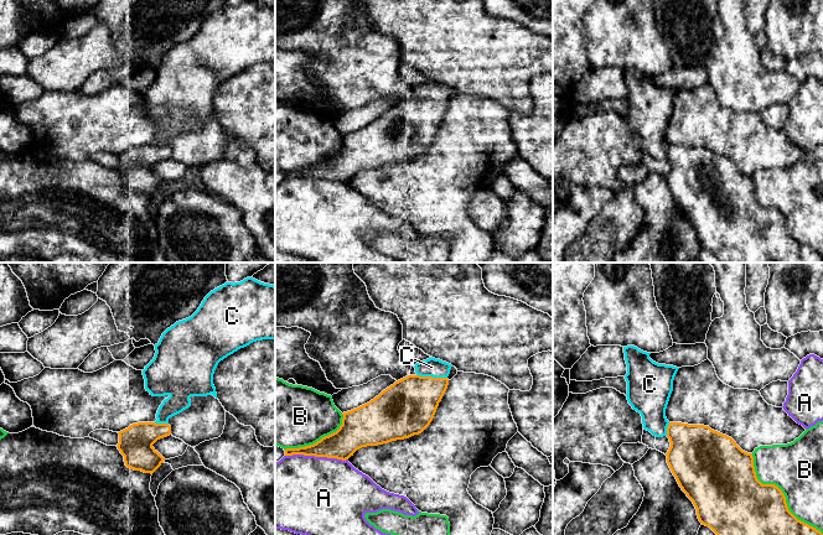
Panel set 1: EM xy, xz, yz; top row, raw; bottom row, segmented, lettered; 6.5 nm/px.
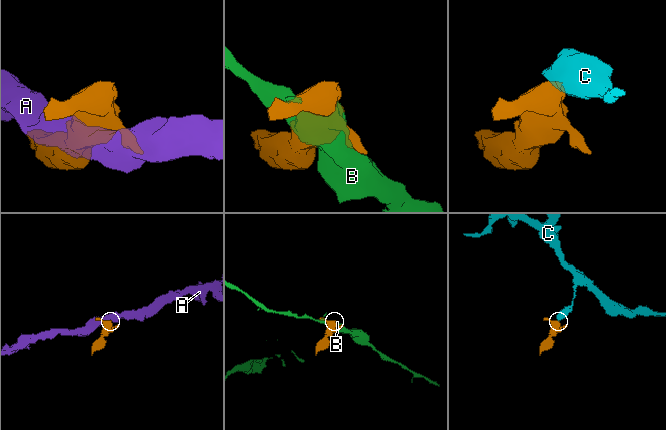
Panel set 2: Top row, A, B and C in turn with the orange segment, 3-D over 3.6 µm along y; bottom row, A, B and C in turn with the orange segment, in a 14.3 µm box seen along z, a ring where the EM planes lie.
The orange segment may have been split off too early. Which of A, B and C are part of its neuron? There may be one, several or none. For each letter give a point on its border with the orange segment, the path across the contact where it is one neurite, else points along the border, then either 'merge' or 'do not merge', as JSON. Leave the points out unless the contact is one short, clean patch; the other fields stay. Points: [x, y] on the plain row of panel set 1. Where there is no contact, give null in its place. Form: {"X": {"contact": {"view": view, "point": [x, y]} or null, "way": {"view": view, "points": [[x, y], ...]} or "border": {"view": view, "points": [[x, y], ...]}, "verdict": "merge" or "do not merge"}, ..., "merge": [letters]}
{"A": {"contact": {"view": "xz", "point": [316, 178]}, "border": {"view": "xz", "points": [[285, 177], [314, 177], [347, 182]]}, "verdict": "do not merge"}, "B": {"contact": {"view": "yz", "point": [782, 216]}, "verdict": "do not merge"}, "C": {"contact": {"view": "xz", "point": [431, 99]}, "verdict": "merge"}, "merge": ["C"]}

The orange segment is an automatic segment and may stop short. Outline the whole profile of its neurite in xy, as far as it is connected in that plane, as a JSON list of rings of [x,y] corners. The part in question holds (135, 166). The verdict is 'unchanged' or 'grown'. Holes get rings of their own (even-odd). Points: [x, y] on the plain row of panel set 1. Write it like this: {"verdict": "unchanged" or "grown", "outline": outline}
{"verdict": "grown", "outline": [[[247,0],[240,5],[226,5],[211,14],[202,24],[198,32],[188,41],[176,45],[167,51],[157,67],[155,67],[155,79],[143,93],[145,111],[152,119],[169,120],[160,128],[155,145],[138,145],[118,155],[118,172],[124,178],[125,188],[134,193],[154,196],[165,183],[165,181],[152,170],[152,167],[164,160],[171,157],[169,141],[182,135],[191,129],[191,119],[213,118],[217,121],[213,108],[213,97],[221,83],[233,77],[240,71],[253,64],[263,62],[275,62],[275,9],[260,5],[253,0]]]}

